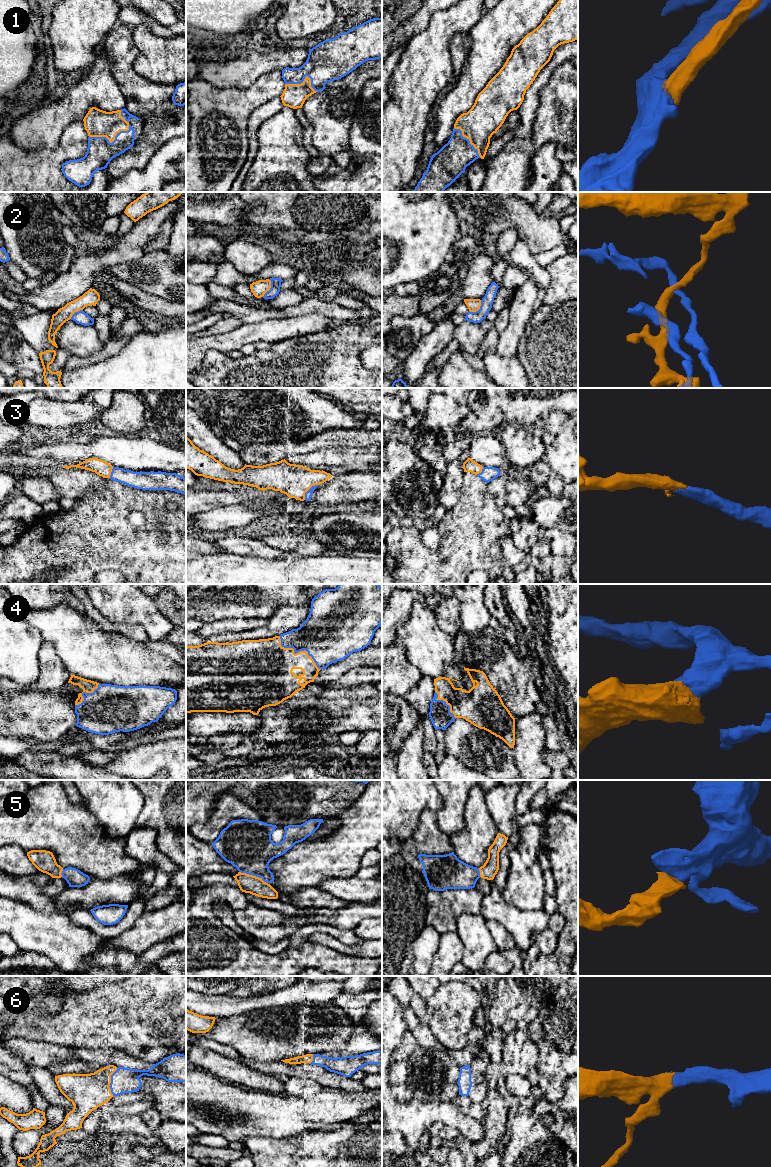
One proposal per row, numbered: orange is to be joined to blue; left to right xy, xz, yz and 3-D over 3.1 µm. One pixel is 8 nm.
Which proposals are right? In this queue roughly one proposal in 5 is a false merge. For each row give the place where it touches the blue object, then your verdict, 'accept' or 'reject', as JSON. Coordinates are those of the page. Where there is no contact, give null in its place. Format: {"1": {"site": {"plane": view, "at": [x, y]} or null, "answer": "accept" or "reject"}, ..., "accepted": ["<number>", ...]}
{"1": {"site": {"plane": "xy", "at": [113, 141]}, "answer": "accept"}, "2": {"site": {"plane": "yz", "at": [479, 309]}, "answer": "reject"}, "3": {"site": {"plane": "xz", "at": [308, 490]}, "answer": "accept"}, "4": {"site": {"plane": "xz", "at": [297, 652]}, "answer": "accept"}, "5": {"site": {"plane": "xz", "at": [253, 875]}, "answer": "accept"}, "6": {"site": {"plane": "xy", "at": [111, 1081]}, "answer": "accept"}, "accepted": ["1", "3", "4", "5", "6"]}

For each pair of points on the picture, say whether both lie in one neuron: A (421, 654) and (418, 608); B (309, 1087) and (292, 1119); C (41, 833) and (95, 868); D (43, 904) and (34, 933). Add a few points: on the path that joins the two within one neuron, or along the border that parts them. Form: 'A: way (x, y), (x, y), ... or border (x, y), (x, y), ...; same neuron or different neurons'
A: way (421, 643), (421, 619); same neuron
B: border (288, 1095), (310, 1097); different neurons
C: way (54, 833), (60, 833), (82, 855); same neuron
D: border (19, 902), (29, 904), (38, 911), (57, 913); different neurons

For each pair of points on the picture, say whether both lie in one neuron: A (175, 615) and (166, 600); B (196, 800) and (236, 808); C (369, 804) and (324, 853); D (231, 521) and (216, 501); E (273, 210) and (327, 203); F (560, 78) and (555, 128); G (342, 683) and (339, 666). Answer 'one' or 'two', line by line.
A: one
B: two
C: one
D: two
E: one
F: one
G: two

